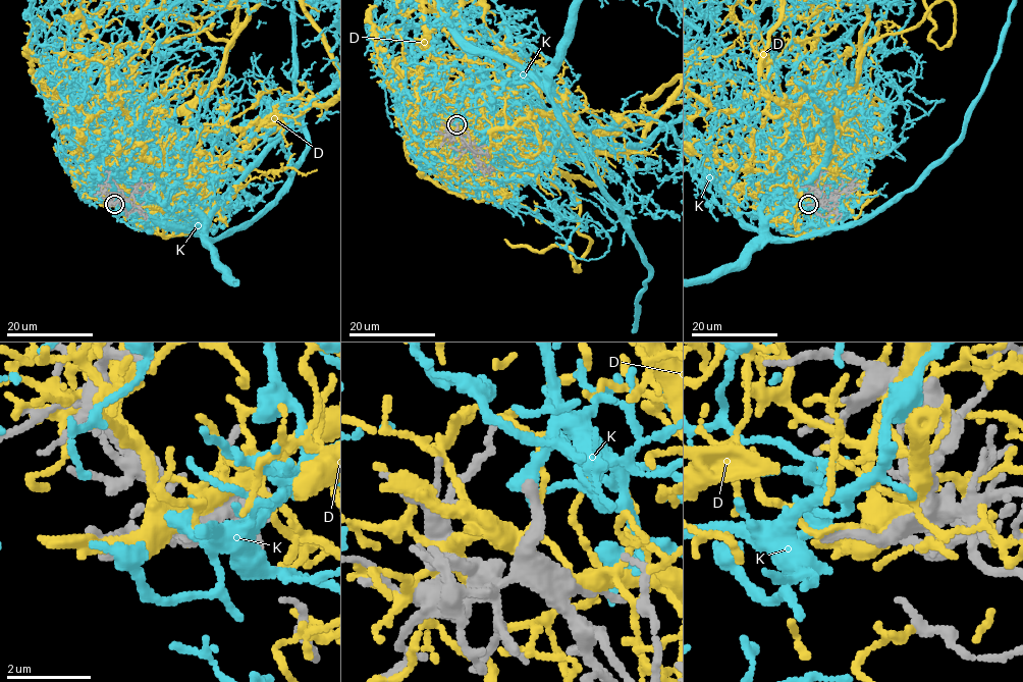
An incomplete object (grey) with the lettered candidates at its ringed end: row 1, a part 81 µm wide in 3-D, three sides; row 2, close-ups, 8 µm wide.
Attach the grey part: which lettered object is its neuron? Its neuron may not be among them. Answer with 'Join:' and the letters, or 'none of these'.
Join: K

